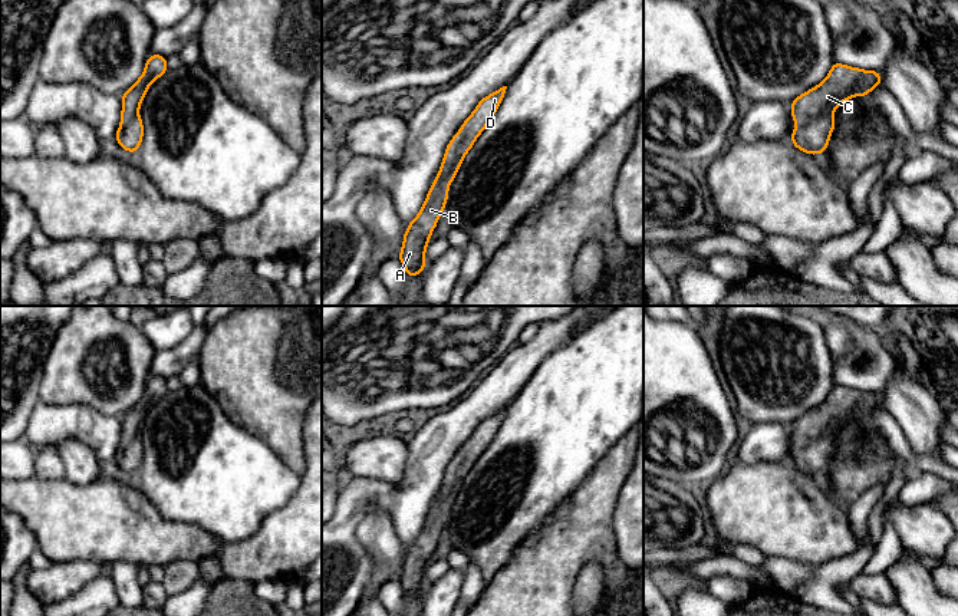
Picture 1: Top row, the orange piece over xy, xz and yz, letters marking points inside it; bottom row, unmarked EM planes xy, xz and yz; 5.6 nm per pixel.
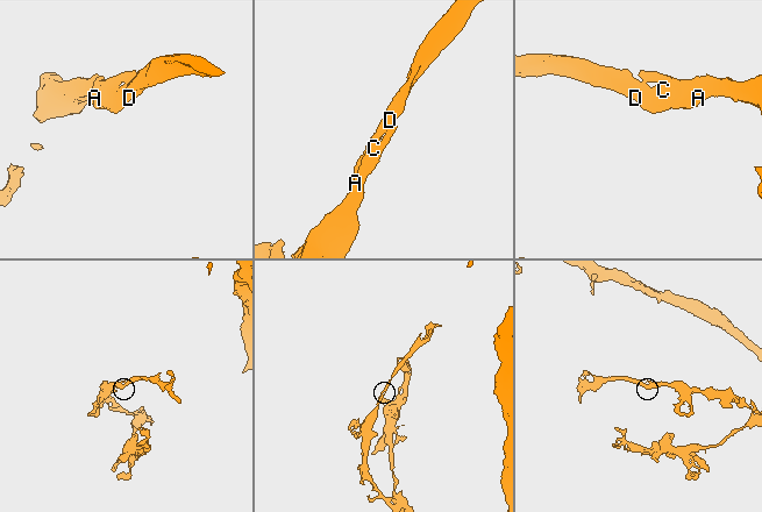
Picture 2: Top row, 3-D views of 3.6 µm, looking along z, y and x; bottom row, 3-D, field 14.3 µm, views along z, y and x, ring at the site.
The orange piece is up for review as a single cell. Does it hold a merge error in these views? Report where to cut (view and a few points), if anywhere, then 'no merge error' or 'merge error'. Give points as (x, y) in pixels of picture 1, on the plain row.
no cut; no merge error

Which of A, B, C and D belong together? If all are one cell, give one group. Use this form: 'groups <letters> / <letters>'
groups A B C D

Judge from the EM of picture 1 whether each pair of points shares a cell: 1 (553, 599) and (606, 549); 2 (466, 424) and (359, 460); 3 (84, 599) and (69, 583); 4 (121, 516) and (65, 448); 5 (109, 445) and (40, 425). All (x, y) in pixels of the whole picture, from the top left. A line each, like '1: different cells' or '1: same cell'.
1: same cell
2: different cells
3: different cells
4: different cells
5: same cell

